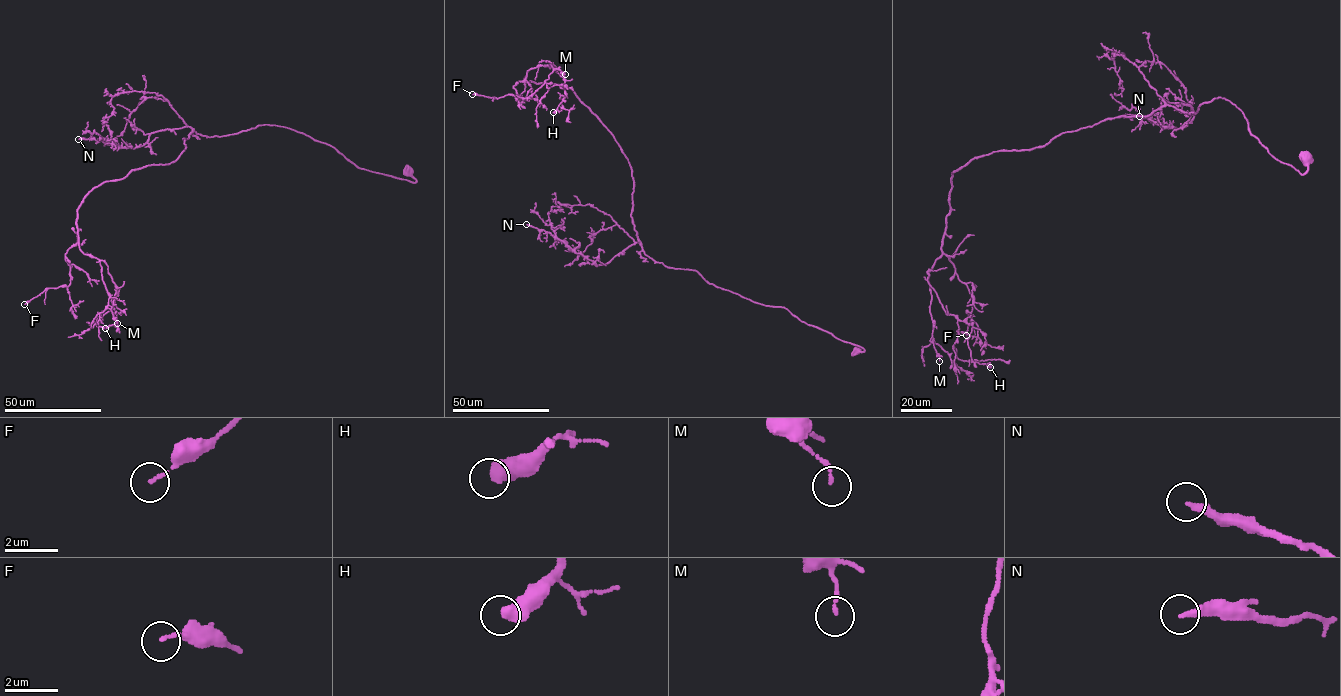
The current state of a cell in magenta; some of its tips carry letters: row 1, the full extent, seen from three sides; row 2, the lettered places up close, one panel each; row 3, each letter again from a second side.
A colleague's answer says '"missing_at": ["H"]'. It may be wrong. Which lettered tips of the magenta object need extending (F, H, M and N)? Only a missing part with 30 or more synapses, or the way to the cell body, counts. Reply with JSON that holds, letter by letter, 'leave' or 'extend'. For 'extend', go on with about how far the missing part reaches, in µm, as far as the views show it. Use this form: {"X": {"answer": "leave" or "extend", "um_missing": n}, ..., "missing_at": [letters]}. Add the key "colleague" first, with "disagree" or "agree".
{"colleague": "disagree", "F": {"answer": "leave"}, "H": {"answer": "leave"}, "M": {"answer": "leave"}, "N": {"answer": "leave"}, "missing_at": []}

